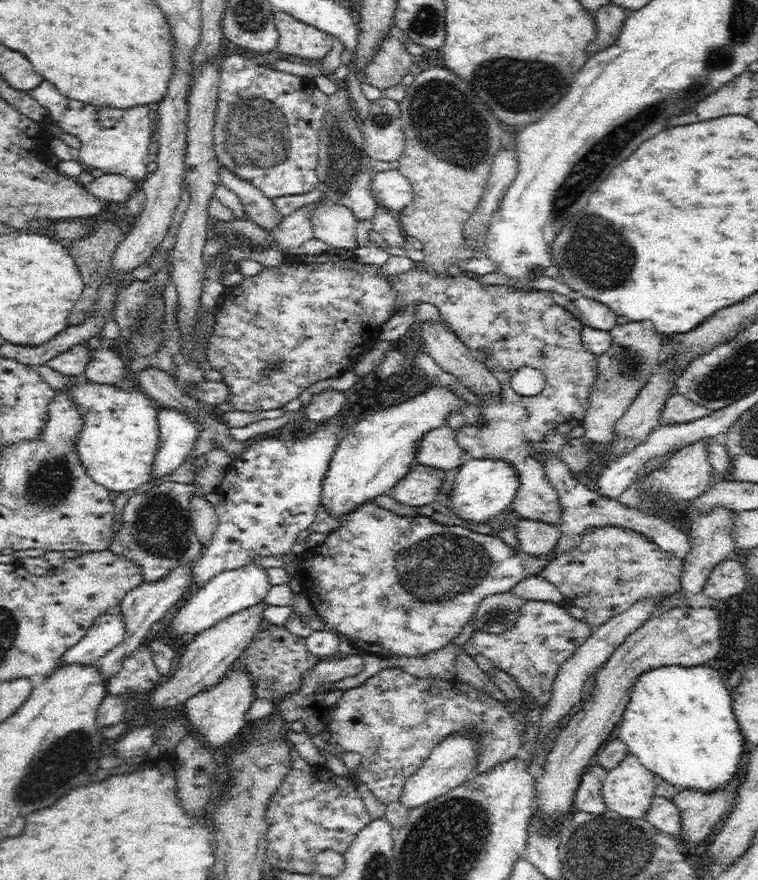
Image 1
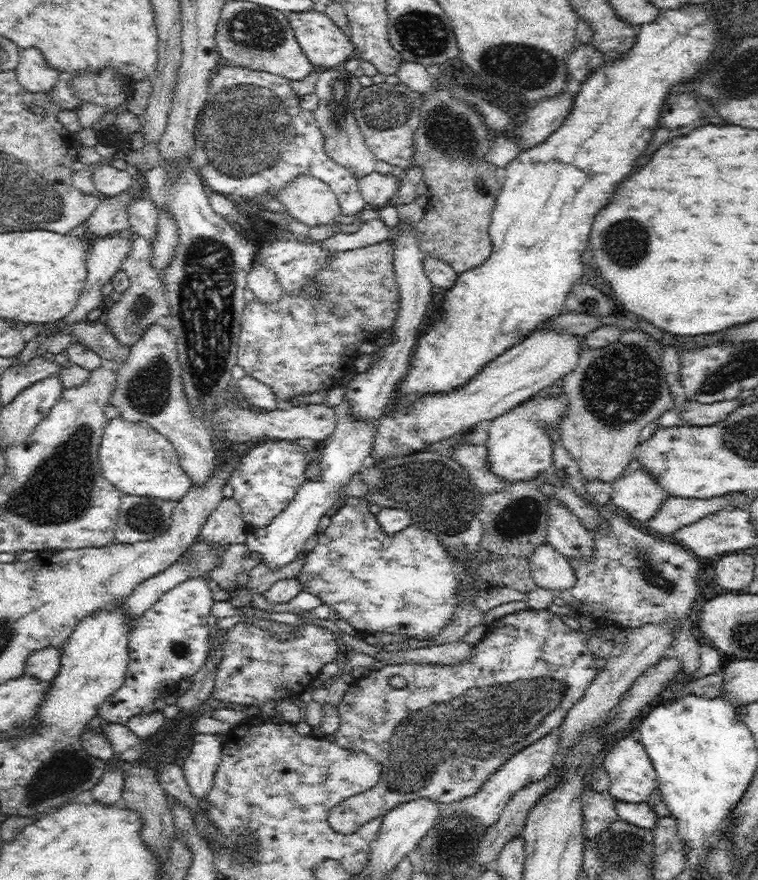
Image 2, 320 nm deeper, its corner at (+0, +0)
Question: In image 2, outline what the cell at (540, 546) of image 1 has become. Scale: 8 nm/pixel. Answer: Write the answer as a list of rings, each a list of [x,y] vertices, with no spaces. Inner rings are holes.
[[[538,544],[529,559],[530,570],[537,586],[550,590],[568,590],[576,584],[576,575],[568,558],[551,544]]]

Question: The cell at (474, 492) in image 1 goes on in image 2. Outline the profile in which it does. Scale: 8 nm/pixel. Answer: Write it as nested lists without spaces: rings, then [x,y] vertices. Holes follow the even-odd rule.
[[[564,395],[548,398],[535,396],[492,421],[486,441],[490,473],[512,484],[516,481],[532,481],[538,473],[553,467],[552,439],[547,427],[559,426],[566,417],[567,409]]]

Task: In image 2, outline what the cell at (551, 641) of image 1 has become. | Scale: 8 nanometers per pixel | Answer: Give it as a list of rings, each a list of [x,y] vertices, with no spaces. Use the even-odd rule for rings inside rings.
[[[527,607],[524,610],[510,612],[510,614],[506,614],[488,624],[484,637],[472,647],[471,657],[467,661],[455,665],[392,663],[384,666],[381,670],[372,671],[368,676],[355,678],[346,690],[346,694],[342,696],[340,704],[336,706],[340,722],[332,737],[335,738],[336,744],[343,746],[345,749],[364,751],[370,758],[380,762],[381,775],[376,786],[351,796],[336,805],[329,814],[329,825],[336,832],[352,834],[361,831],[370,820],[384,816],[388,810],[392,810],[402,802],[410,802],[410,800],[416,800],[416,798],[431,798],[434,802],[448,807],[448,804],[454,804],[456,801],[476,794],[487,781],[487,778],[494,774],[505,762],[508,762],[516,752],[520,752],[520,750],[531,745],[532,742],[544,738],[547,734],[552,734],[553,731],[557,732],[568,711],[584,696],[585,690],[593,684],[599,670],[594,667],[593,654],[590,652],[587,642],[588,634],[568,627],[560,619],[560,615],[552,613],[547,608],[536,610]],[[391,676],[402,676],[406,680],[406,687],[395,688],[392,686],[390,684]]]

